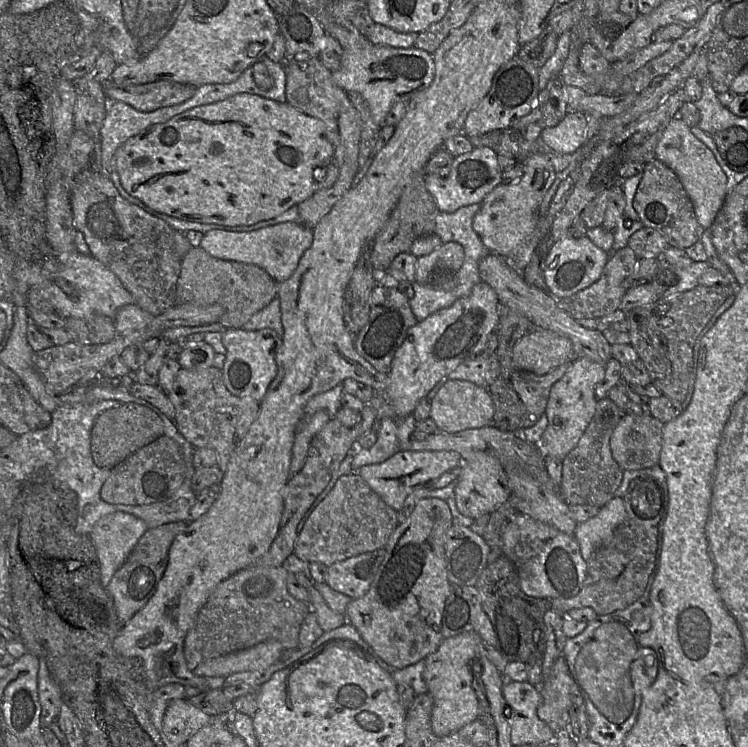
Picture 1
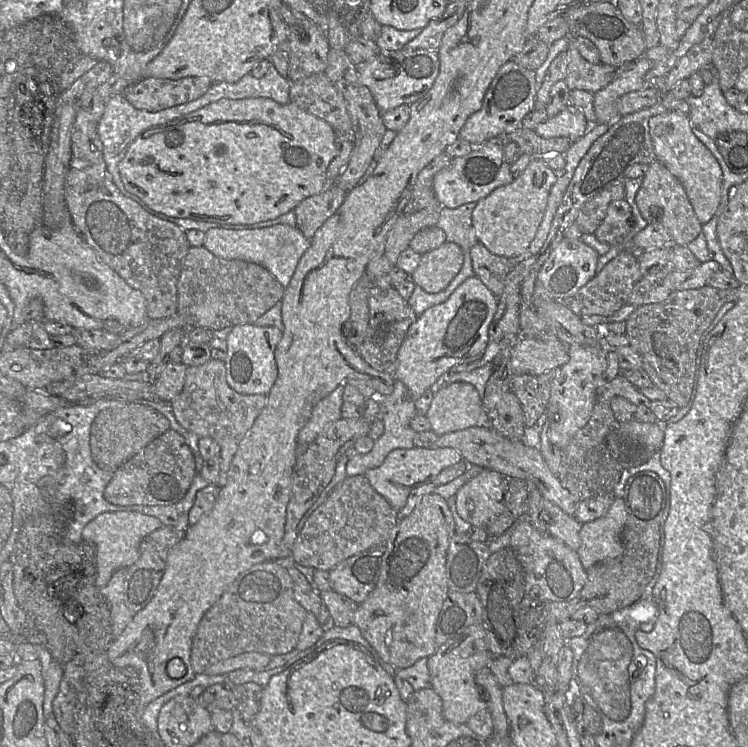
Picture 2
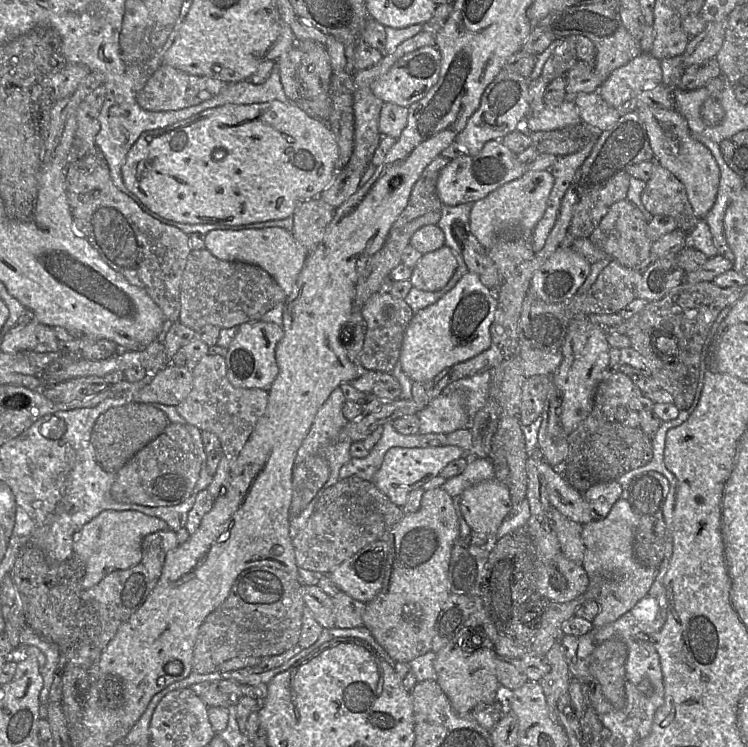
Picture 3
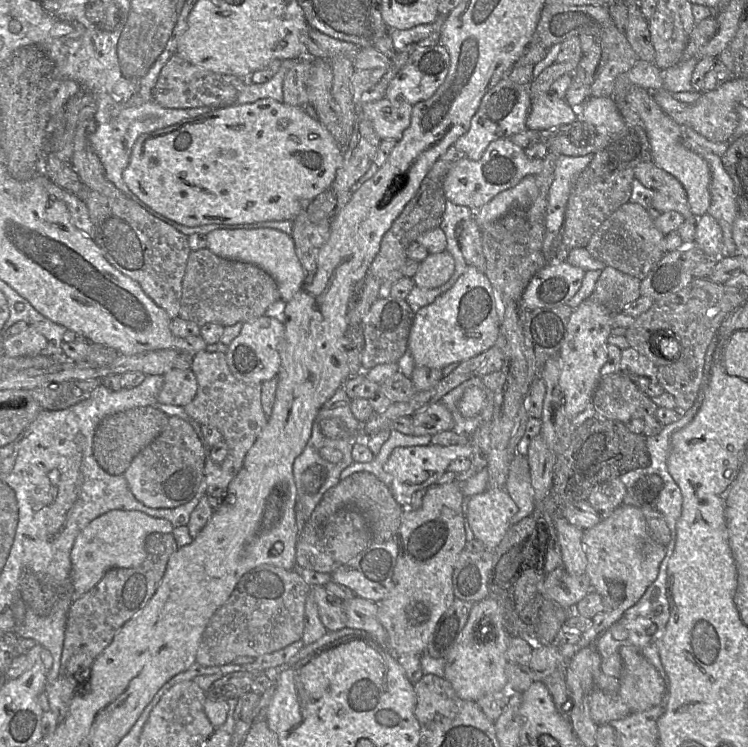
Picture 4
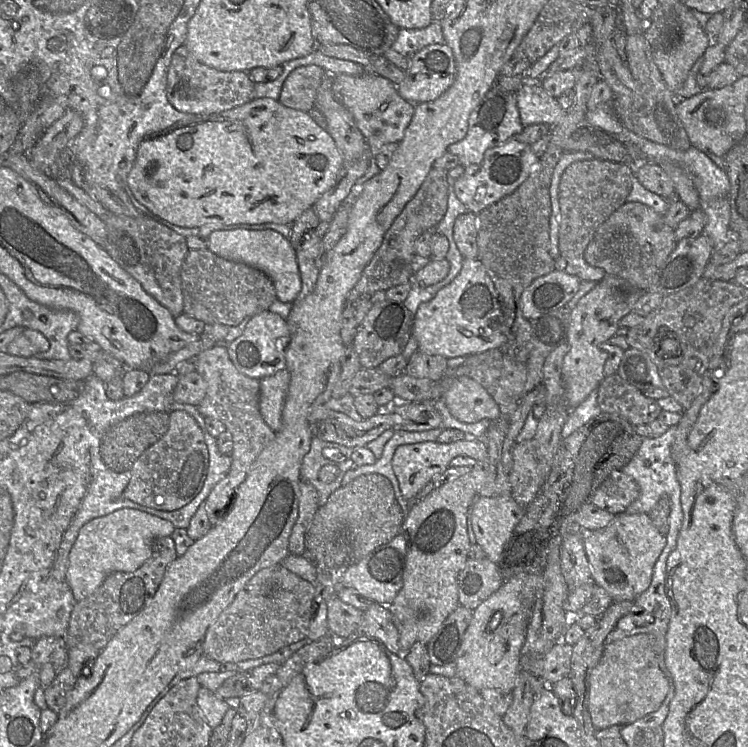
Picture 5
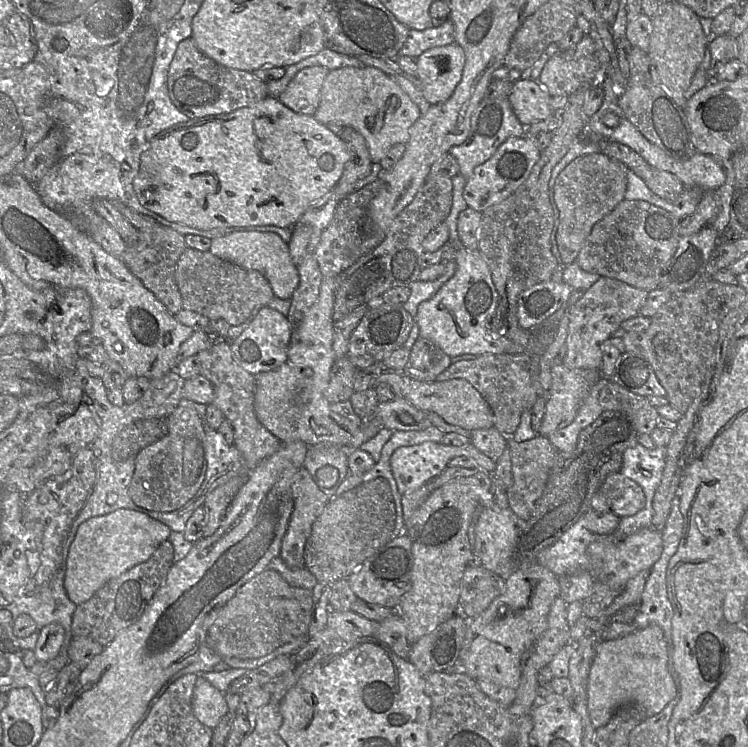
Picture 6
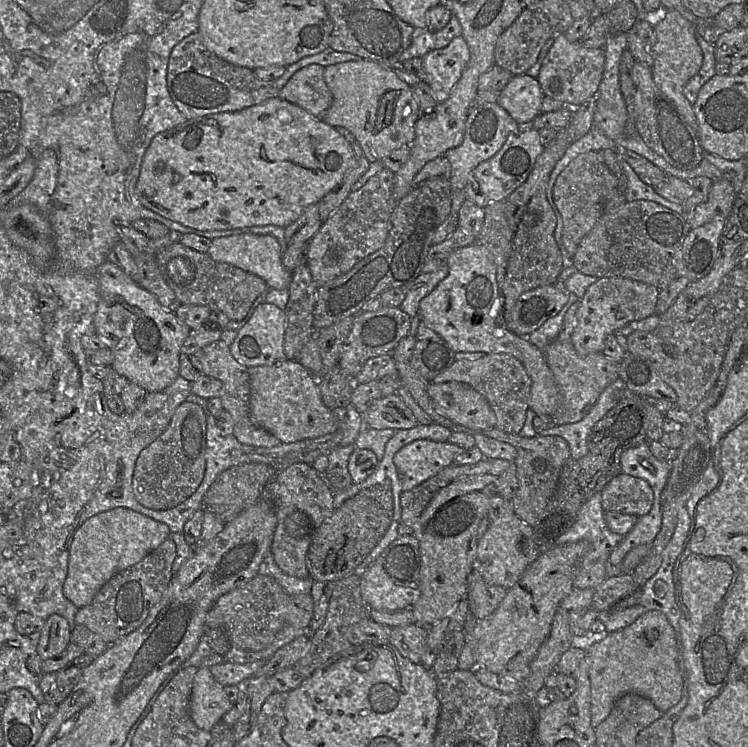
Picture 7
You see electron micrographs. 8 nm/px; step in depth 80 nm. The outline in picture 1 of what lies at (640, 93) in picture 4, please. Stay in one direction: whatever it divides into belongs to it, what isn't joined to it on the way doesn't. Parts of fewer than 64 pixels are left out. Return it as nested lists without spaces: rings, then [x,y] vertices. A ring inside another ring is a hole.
[[[678,115],[672,118],[664,129],[655,148],[655,158],[678,176],[692,201],[699,224],[703,229],[709,229],[727,196],[726,175],[711,150],[692,134],[690,127]]]

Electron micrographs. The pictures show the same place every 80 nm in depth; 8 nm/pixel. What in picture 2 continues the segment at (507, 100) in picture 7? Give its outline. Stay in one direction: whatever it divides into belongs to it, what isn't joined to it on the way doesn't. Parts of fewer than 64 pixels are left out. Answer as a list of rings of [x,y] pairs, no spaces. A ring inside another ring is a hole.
[[[569,104],[554,117],[537,125],[534,131],[544,138],[566,137],[575,142],[585,135],[586,124],[581,109]]]

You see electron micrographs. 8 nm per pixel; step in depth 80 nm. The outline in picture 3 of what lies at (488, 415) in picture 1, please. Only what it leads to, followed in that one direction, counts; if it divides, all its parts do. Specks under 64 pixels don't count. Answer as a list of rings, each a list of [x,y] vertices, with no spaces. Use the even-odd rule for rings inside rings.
[[[454,391],[447,395],[440,394],[417,415],[420,435],[449,434],[470,426],[462,391]]]

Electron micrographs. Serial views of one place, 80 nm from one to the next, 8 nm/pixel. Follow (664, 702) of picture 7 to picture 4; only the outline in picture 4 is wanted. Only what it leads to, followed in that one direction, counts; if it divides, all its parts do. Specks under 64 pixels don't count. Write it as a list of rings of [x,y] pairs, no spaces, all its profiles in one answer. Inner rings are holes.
[[[622,646],[619,654],[622,671],[618,692],[609,695],[594,686],[589,695],[590,715],[598,726],[609,724],[633,713],[647,711],[658,705],[663,698],[665,682],[653,665],[634,646]]]

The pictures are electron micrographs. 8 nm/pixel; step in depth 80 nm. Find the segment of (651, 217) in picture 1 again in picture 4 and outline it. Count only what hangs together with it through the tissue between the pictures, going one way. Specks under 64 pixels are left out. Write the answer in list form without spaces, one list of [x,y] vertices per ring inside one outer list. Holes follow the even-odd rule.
[[[667,172],[662,180],[662,185],[654,190],[651,204],[660,213],[676,211],[682,214],[686,220],[699,218],[695,217],[690,209],[683,185]]]

